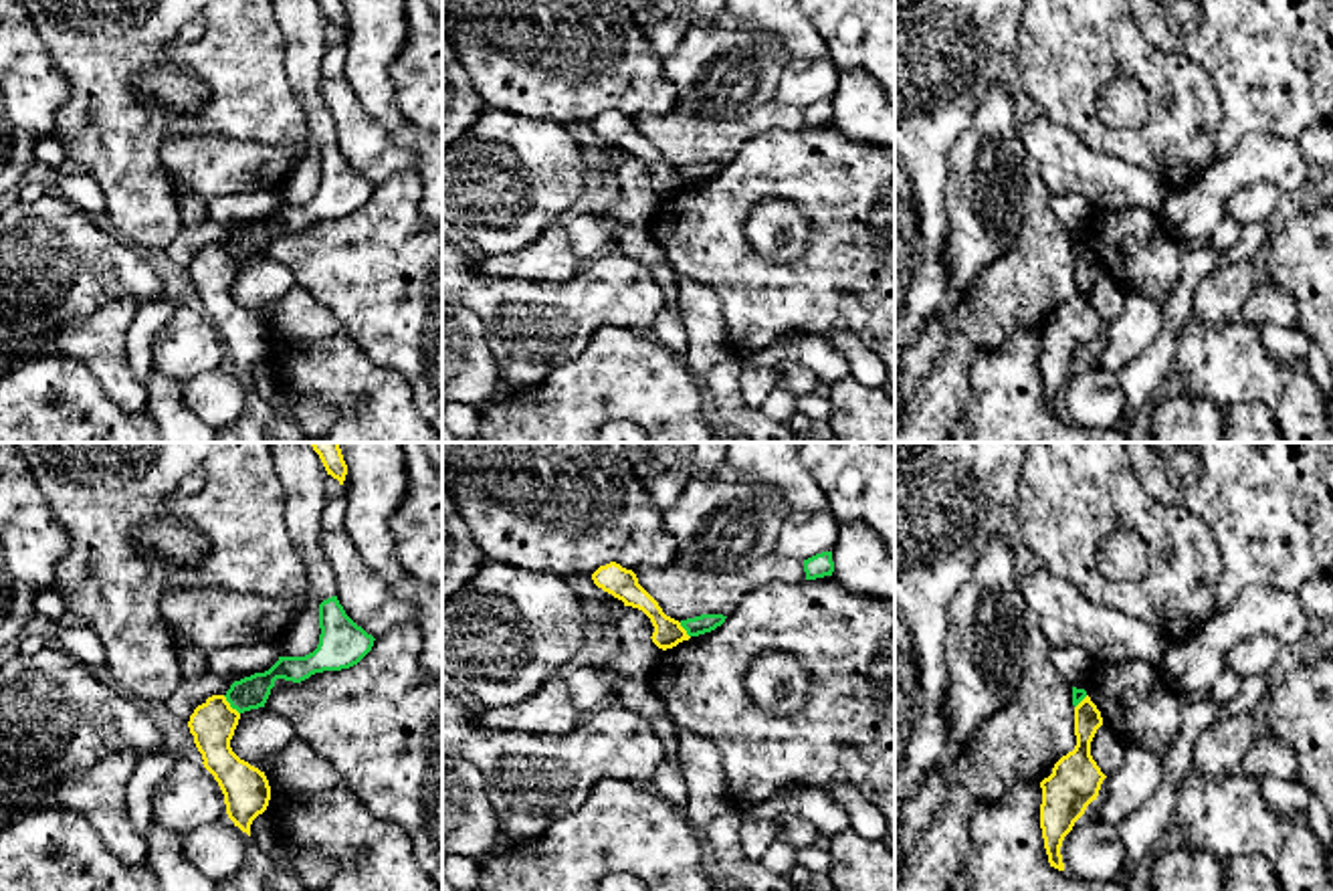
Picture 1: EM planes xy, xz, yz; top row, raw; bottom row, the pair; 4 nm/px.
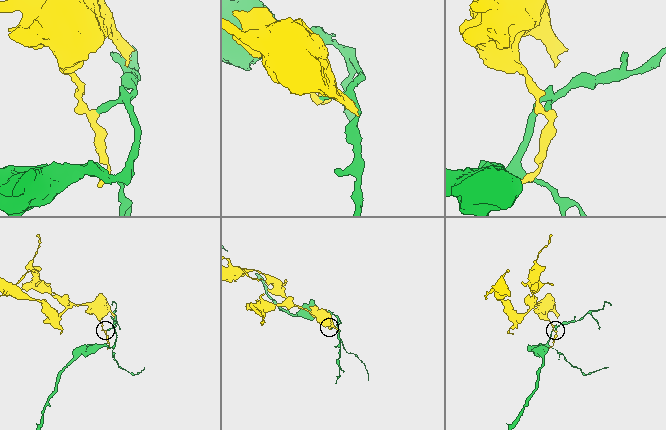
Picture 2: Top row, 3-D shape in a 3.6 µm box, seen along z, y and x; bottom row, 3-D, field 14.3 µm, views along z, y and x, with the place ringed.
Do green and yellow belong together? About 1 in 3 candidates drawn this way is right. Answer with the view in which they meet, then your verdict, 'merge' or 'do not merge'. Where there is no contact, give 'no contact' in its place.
xy | do not merge

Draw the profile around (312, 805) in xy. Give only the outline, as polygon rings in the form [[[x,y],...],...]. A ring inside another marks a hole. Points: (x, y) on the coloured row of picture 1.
[[[293,737],[277,758],[265,766],[271,786],[269,816],[293,851],[317,851],[337,861],[339,871],[325,891],[438,891],[420,869],[408,834],[376,818],[349,790],[341,774],[301,737]]]

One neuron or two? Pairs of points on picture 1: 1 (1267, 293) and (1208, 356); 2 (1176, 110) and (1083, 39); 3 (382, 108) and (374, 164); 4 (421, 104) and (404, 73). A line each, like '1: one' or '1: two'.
1: two
2: one
3: two
4: one

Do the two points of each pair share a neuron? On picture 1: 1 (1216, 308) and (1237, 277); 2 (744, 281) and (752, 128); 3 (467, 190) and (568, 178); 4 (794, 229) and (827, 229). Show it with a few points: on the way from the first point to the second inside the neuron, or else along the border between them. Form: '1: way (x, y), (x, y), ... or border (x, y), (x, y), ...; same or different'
1: way (1216, 300), (1231, 285); same
2: border (798, 128), (758, 132), (728, 164); different
3: way (491, 184), (501, 184), (507, 178), (544, 178); same
4: border (776, 196), (808, 227), (792, 263); different

